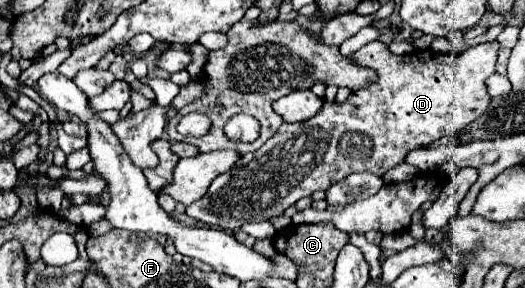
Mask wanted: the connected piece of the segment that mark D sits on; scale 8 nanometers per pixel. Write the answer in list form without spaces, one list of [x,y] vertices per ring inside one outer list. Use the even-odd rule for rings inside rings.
[[[379,40],[365,44],[351,58],[379,72],[375,86],[353,92],[345,104],[325,102],[319,114],[305,122],[281,124],[267,144],[241,158],[239,168],[217,176],[207,194],[187,206],[187,214],[213,228],[235,230],[245,222],[279,216],[299,198],[327,190],[353,172],[383,176],[389,168],[401,164],[409,150],[425,148],[443,136],[463,130],[487,110],[491,96],[485,80],[495,74],[497,50],[499,44],[493,40],[459,56],[433,50],[395,56]]]

